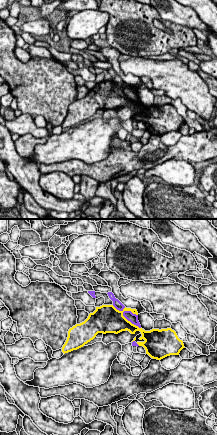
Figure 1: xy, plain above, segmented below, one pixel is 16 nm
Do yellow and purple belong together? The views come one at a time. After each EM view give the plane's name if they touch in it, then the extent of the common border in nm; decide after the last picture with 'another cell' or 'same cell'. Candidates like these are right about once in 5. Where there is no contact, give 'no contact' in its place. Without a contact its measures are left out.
xy | 600 nm

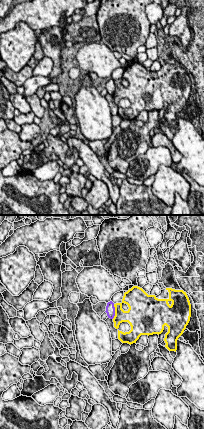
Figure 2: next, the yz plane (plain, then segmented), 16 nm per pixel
yz | 240 nm

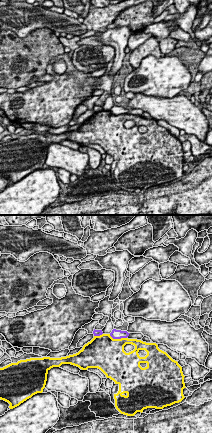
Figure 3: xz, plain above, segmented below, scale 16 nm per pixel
xz | 300 nm

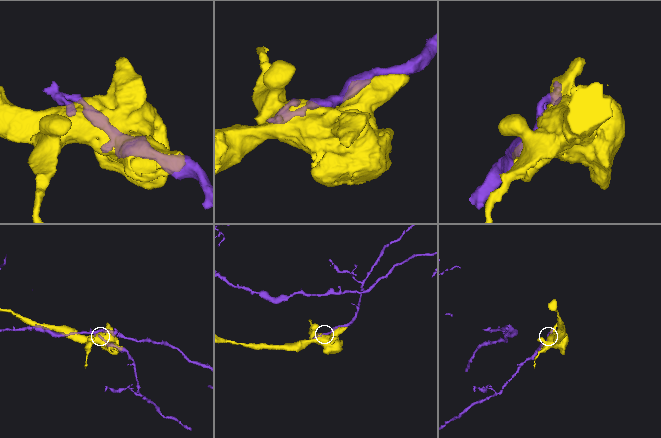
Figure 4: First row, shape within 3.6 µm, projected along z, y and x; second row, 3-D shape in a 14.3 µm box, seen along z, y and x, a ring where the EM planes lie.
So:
another cell

